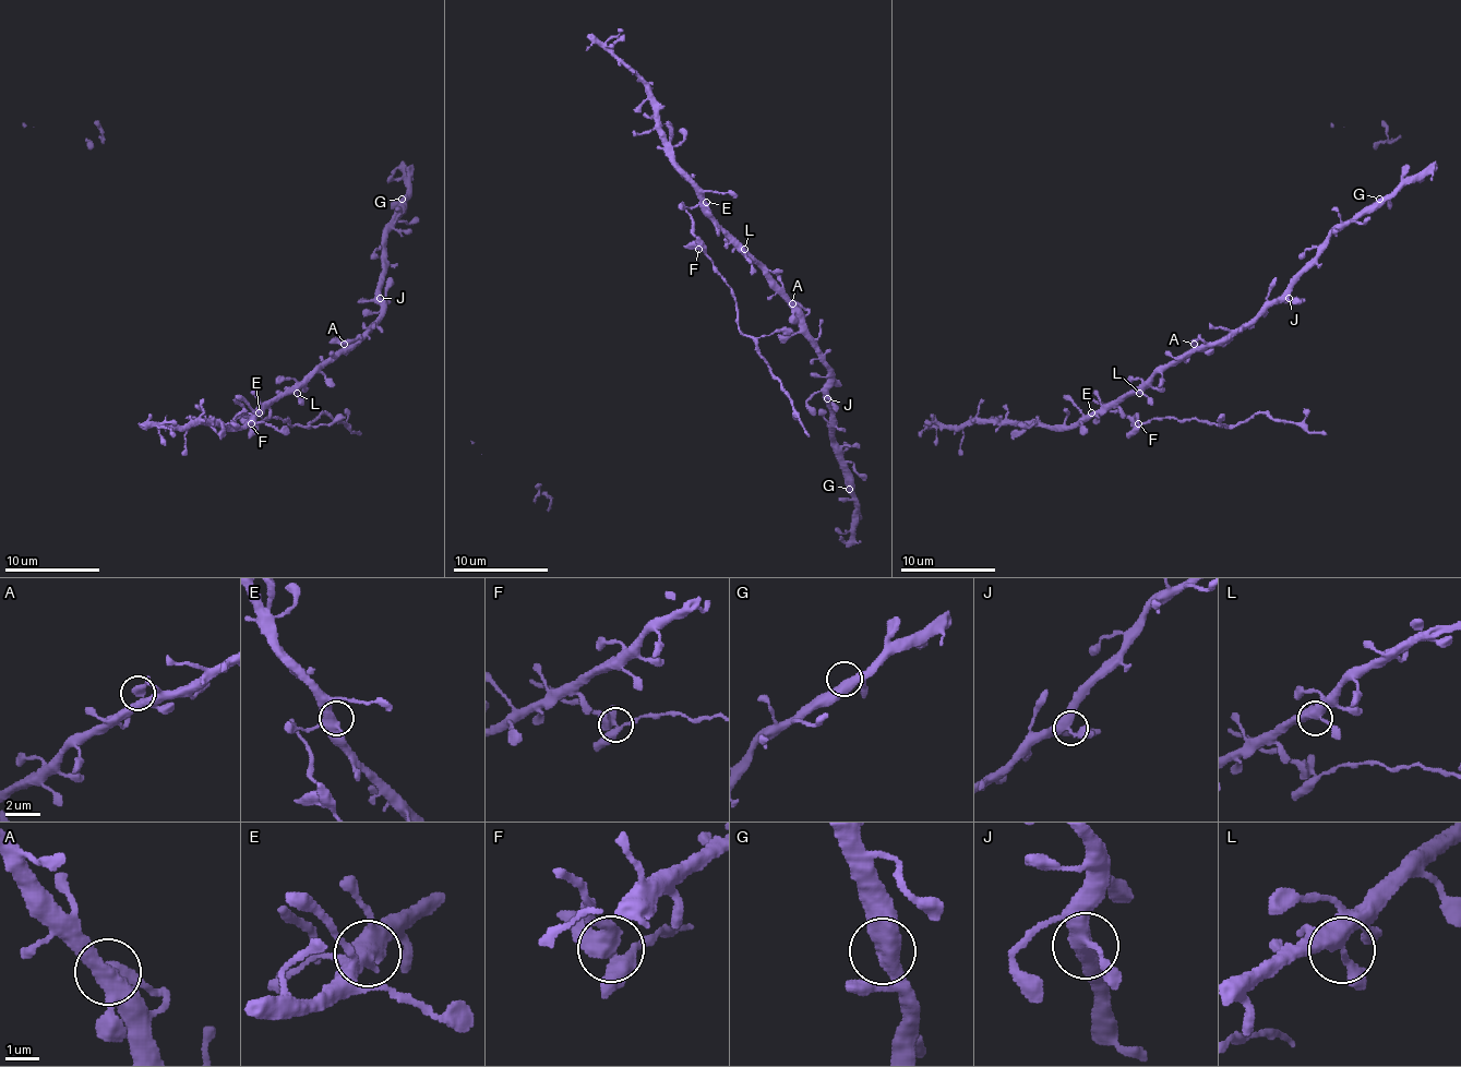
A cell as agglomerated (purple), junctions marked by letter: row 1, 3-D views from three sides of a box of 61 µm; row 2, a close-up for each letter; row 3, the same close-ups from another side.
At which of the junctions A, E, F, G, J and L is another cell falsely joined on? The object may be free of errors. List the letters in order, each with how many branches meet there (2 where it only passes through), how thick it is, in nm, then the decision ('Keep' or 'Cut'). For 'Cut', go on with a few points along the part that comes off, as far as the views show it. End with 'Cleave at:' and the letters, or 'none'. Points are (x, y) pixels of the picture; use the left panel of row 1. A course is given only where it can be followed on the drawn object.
A: Branches: 4. Thickness 400 nm. Keep
E: Branches: 4. Thickness 400 nm. Keep
F: Branches: 4. Thickness 480 nm. Keep
G: Branches: 3. Thickness 400 nm. Keep
J: Branches: 4. Thickness 420 nm. Keep
L: Branches: 4. Thickness 420 nm. Keep
Cleave at: none

